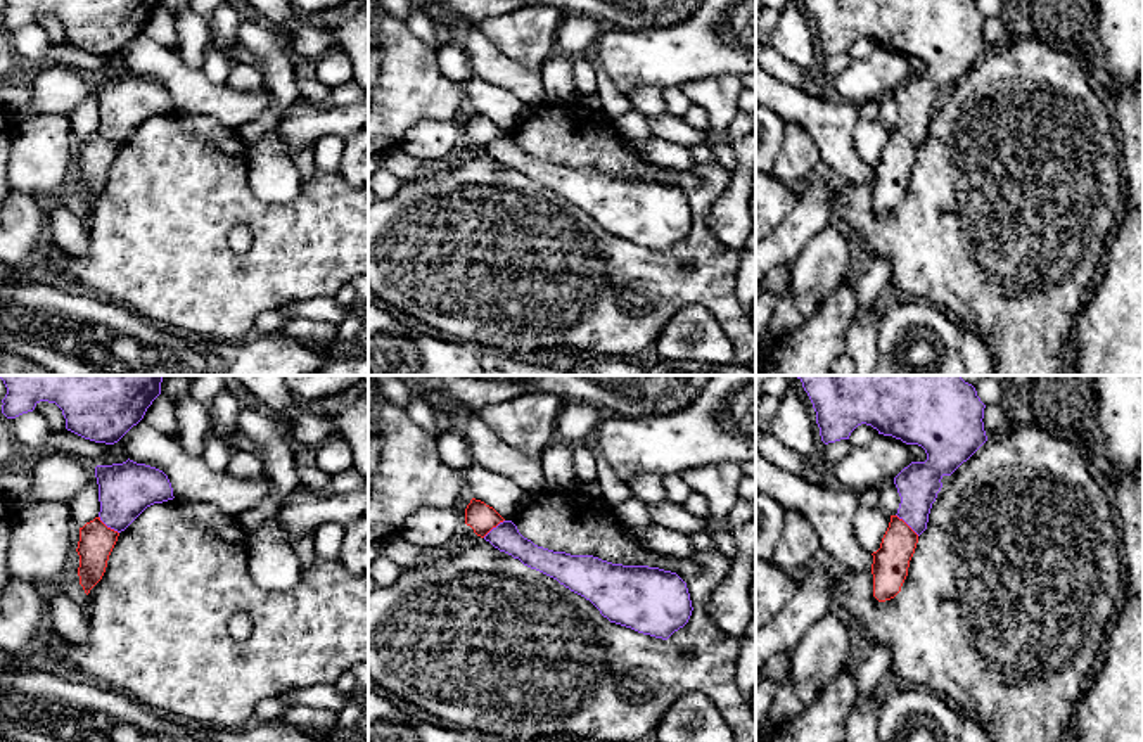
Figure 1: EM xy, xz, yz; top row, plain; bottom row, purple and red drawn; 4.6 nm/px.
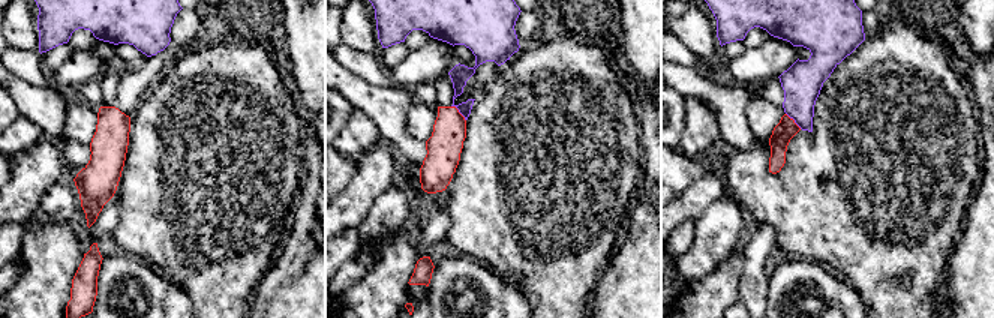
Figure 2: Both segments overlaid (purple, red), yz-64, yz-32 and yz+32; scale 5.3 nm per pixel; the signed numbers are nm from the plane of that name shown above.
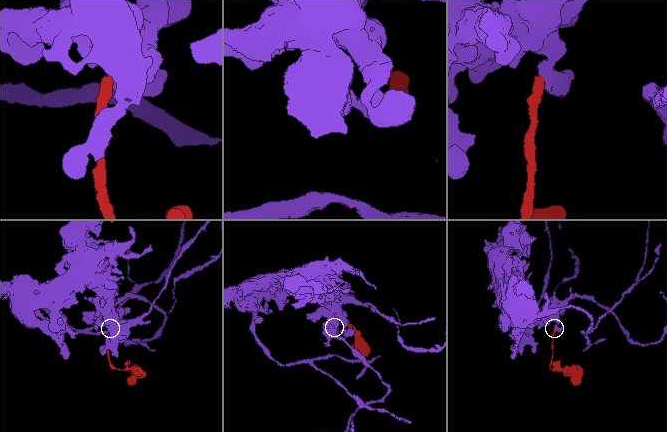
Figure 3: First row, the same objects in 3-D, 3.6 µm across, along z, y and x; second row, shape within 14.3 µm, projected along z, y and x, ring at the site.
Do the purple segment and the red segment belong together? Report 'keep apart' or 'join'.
keep apart

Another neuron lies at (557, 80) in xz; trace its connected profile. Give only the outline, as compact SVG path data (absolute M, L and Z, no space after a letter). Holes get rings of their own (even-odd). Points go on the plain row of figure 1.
M555 52L545 61L541 67L541 83L546 102L567 104L576 99L572 64L574 57L562 52Z

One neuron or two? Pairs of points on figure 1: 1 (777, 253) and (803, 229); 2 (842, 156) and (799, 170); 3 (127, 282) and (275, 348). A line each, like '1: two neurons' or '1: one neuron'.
1: one neuron
2: two neurons
3: two neurons

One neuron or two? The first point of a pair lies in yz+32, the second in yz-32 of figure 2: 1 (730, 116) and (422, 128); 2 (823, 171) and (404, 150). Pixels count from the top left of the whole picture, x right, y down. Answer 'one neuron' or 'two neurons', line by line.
1: two neurons
2: two neurons

